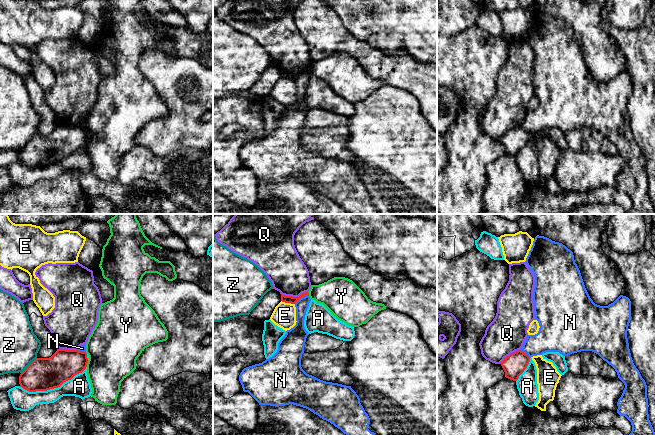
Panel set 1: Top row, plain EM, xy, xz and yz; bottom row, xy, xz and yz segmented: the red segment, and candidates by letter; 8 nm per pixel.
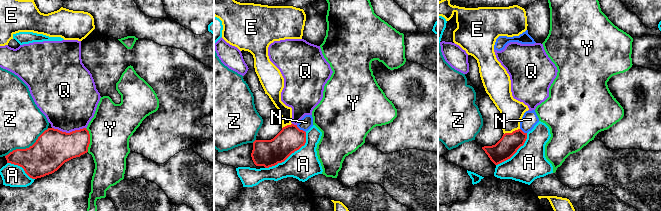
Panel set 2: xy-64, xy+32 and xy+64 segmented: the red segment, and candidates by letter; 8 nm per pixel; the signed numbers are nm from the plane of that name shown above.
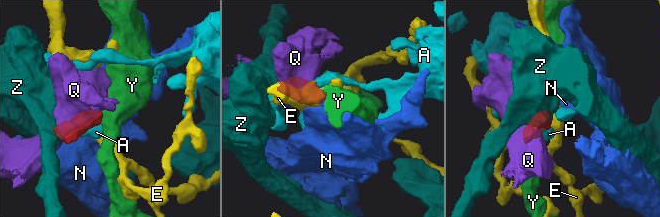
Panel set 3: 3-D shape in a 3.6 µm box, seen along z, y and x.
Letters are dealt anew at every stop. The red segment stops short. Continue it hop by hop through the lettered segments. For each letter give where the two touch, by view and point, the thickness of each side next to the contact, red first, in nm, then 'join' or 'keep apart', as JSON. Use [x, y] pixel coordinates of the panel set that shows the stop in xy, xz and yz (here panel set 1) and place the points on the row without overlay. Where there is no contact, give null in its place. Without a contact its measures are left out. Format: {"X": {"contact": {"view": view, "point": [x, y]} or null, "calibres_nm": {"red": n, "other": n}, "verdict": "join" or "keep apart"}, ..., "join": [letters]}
{"A": {"contact": {"view": "xy", "point": [53, 164]}, "calibres_nm": {"red": 260, "other": 180}, "verdict": "keep apart"}, "E": {"contact": {"view": "xz", "point": [288, 78]}, "calibres_nm": {"red": 60, "other": 190}, "verdict": "keep apart"}, "N": {"contact": {"view": "xz", "point": [301, 73]}, "calibres_nm": {"red": 60, "other": 100}, "verdict": "keep apart"}, "Q": {"contact": {"view": "xz", "point": [294, 73]}, "calibres_nm": {"red": 60, "other": 300}, "verdict": "keep apart"}, "Y": {"contact": {"view": "xy", "point": [87, 138]}, "calibres_nm": {"red": 240, "other": 420}, "verdict": "keep apart"}, "Z": {"contact": {"view": "xy", "point": [29, 141]}, "calibres_nm": {"red": 260, "other": 300}, "verdict": "keep apart"}, "join": []}

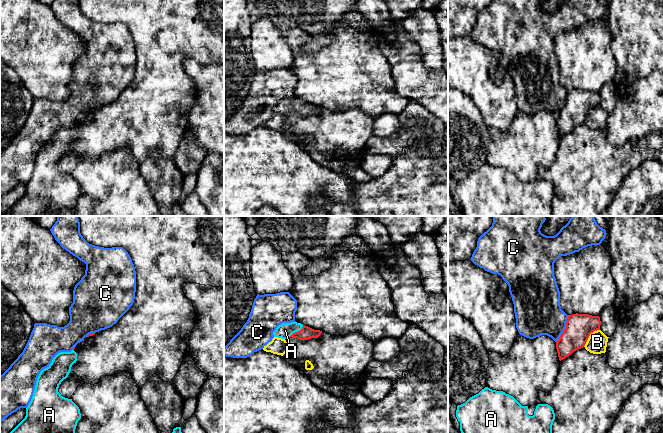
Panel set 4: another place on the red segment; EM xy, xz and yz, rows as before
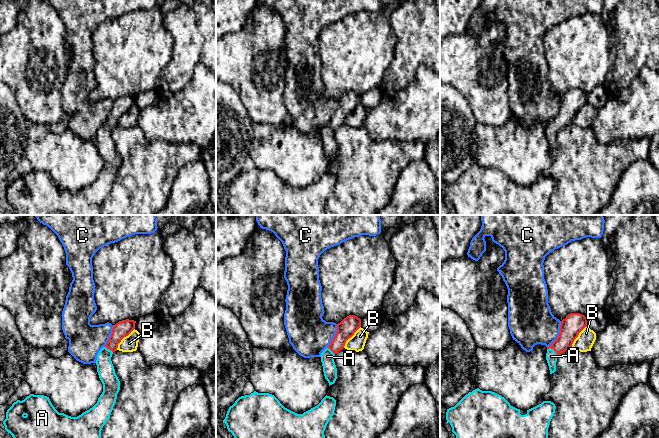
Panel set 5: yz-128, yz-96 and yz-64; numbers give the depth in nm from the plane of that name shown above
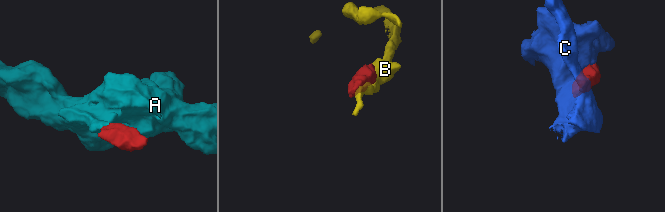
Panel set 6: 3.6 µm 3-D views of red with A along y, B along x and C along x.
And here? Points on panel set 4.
{"A": {"contact": {"view": "xz", "point": [296, 108]}, "calibres_nm": {"red": 100, "other": 120}, "verdict": "join"}, "B": {"contact": {"view": "yz", "point": [589, 111]}, "calibres_nm": {"red": 200, "other": 160}, "verdict": "keep apart"}, "C": {"contact": {"view": "yz", "point": [565, 105]}, "calibres_nm": {"red": 200, "other": 360}, "verdict": "keep apart"}, "join": ["A"]}

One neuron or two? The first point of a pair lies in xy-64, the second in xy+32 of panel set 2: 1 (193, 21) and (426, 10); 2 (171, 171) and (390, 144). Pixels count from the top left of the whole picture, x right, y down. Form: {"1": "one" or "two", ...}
{"1": "one", "2": "two"}

